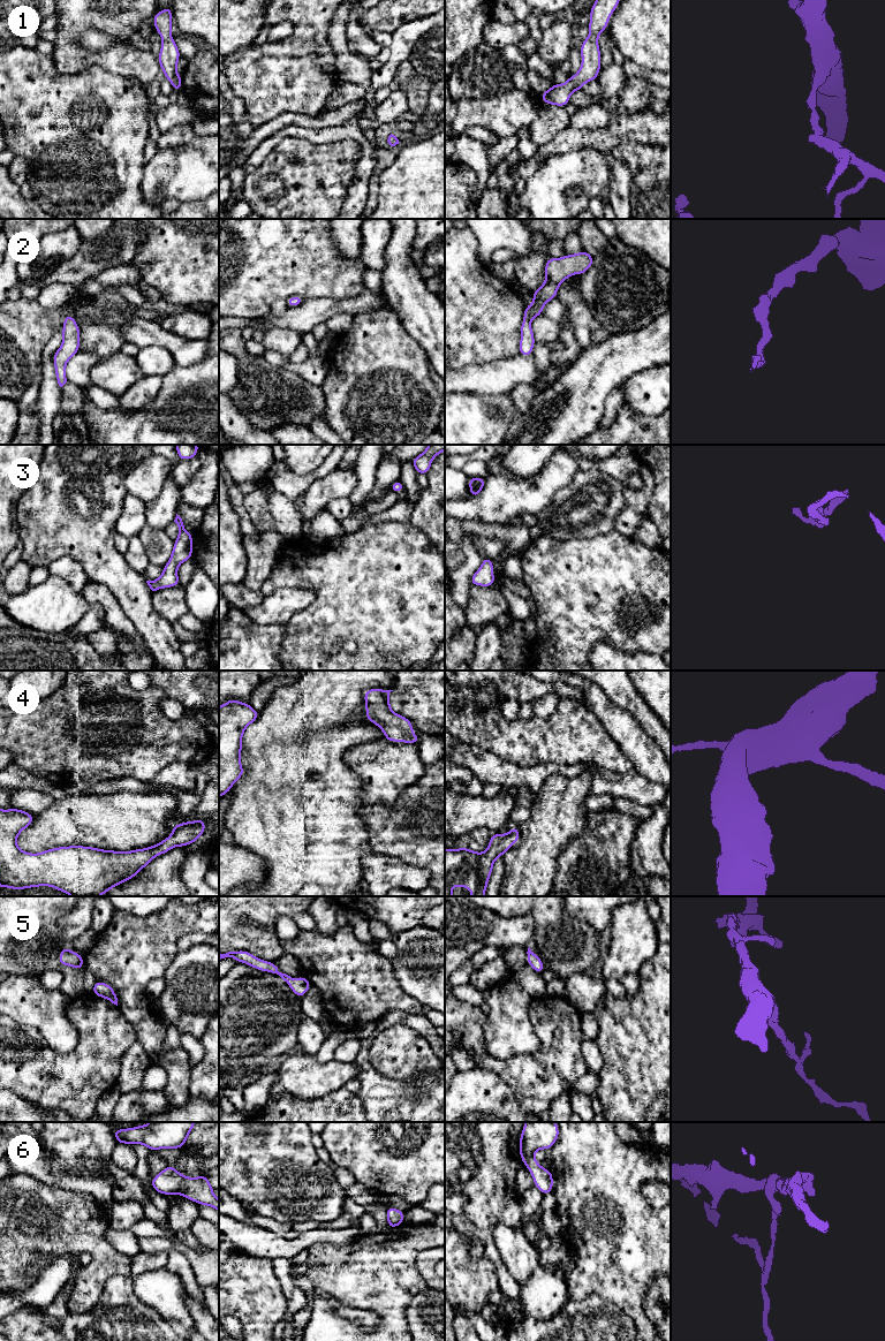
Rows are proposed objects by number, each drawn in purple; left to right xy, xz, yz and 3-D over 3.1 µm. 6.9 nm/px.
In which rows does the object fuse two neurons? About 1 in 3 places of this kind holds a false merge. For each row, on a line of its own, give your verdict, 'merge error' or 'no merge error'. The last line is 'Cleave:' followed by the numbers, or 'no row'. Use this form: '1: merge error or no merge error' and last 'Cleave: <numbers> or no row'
1: no merge error
2: no merge error
3: no merge error
4: no merge error
5: no merge error
6: no merge error
Cleave: no row

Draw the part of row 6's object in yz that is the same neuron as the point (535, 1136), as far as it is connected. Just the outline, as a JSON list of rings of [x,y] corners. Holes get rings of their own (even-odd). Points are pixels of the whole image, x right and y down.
[[[525,1122],[520,1137],[520,1158],[532,1175],[535,1187],[543,1195],[552,1194],[553,1175],[535,1160],[534,1153],[542,1149],[551,1150],[559,1137],[555,1122]]]

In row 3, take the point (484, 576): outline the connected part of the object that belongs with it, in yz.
[[[483,558],[481,568],[475,571],[470,578],[470,584],[492,588],[496,581],[493,575],[493,562],[494,561],[489,558]]]

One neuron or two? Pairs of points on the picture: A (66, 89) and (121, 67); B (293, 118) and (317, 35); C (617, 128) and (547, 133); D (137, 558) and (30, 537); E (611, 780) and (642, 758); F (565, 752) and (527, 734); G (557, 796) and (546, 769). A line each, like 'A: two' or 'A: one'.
A: two
B: two
C: two
D: two
E: two
F: one
G: two

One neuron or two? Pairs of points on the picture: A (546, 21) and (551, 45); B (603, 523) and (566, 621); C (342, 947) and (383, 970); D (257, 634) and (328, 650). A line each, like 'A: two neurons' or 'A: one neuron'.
A: two neurons
B: two neurons
C: one neuron
D: two neurons

